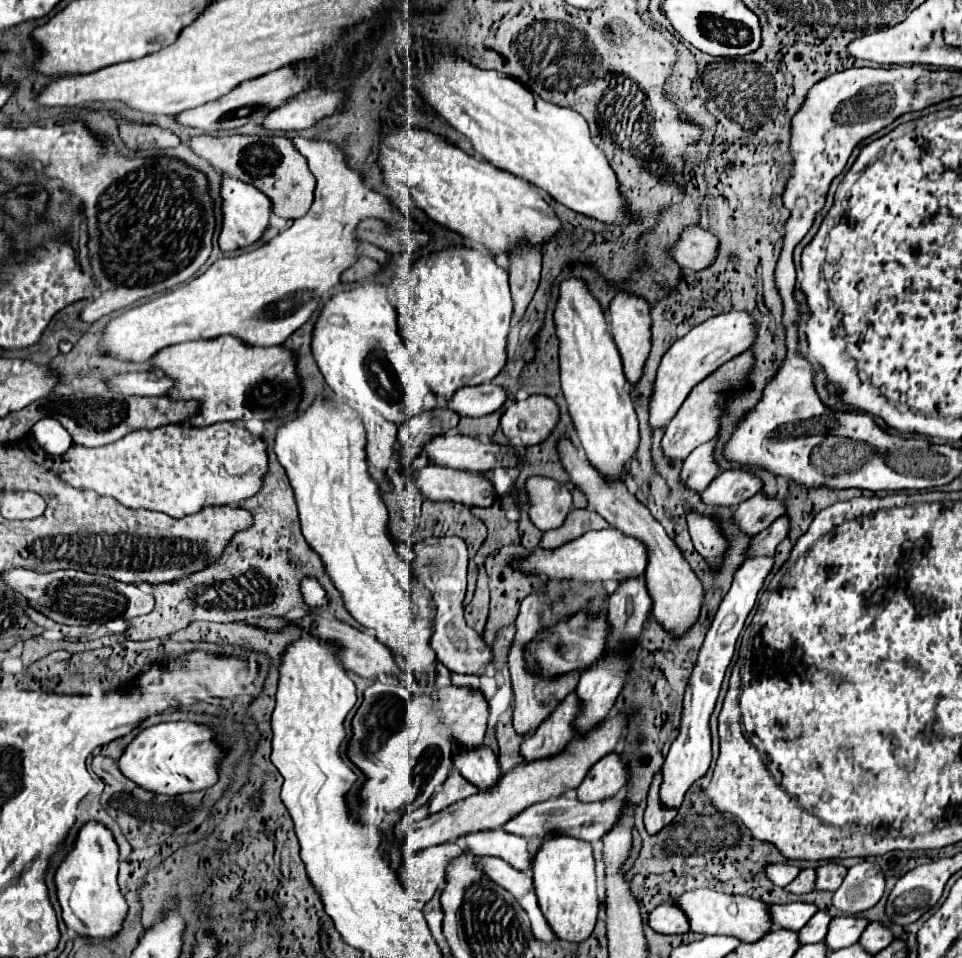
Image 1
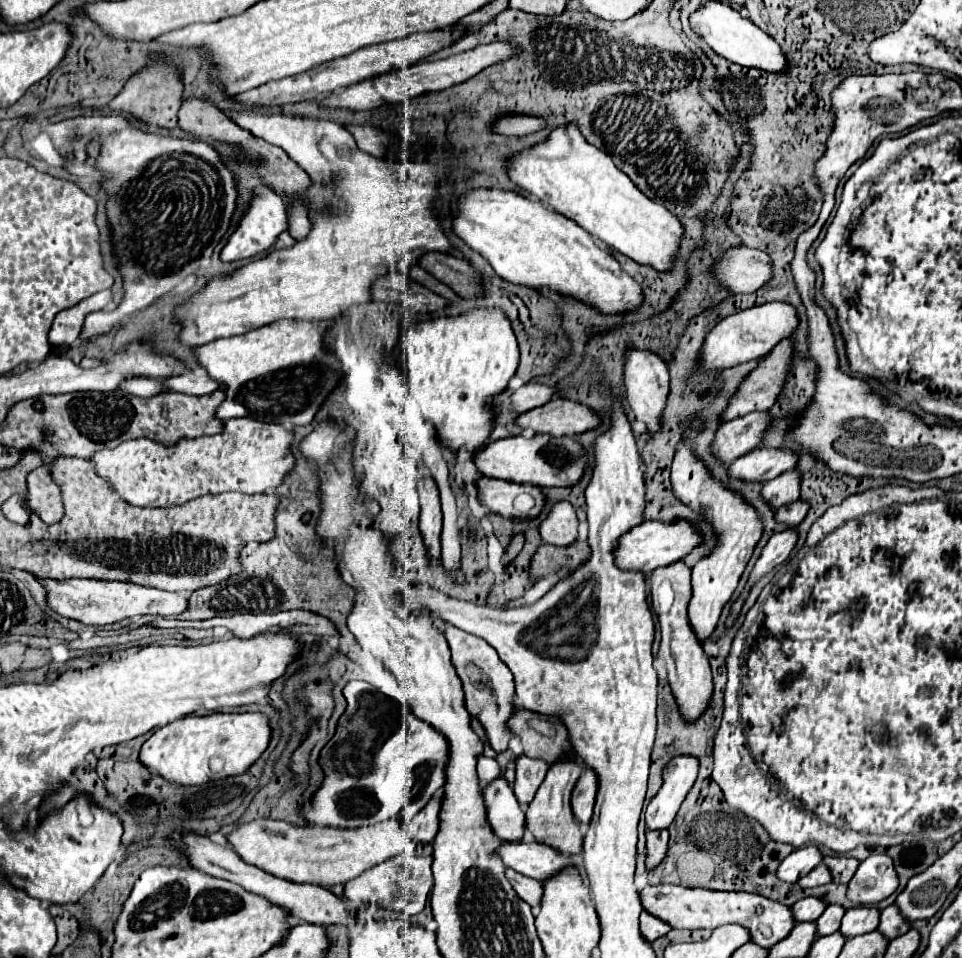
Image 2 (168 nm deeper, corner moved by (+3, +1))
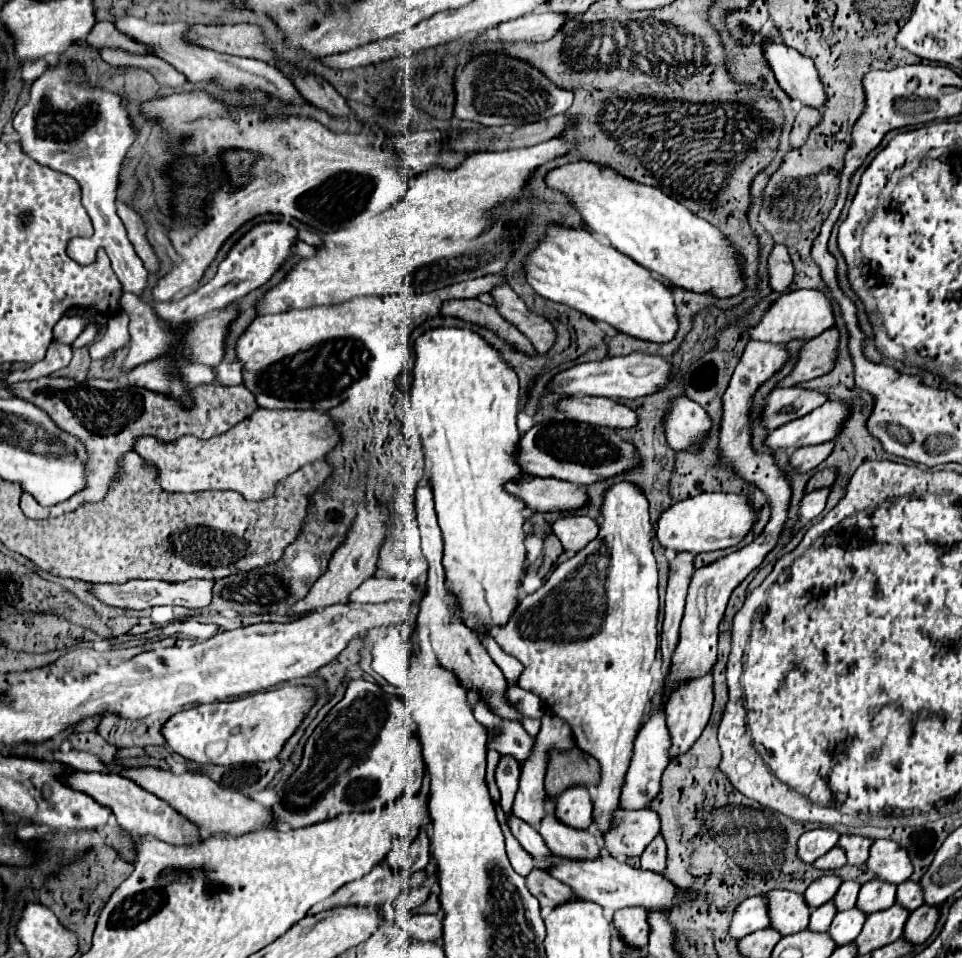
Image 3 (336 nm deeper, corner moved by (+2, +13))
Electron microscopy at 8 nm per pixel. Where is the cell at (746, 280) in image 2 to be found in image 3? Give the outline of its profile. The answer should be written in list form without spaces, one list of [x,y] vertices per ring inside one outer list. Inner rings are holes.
[[[774,244],[770,256],[768,256],[768,284],[776,292],[784,292],[792,282],[792,262],[782,244]]]

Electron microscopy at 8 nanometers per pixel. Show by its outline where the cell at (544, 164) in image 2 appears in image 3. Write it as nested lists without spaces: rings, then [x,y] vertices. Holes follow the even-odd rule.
[[[576,160],[554,168],[544,176],[544,182],[550,190],[568,198],[592,232],[606,236],[616,250],[676,286],[694,292],[712,292],[720,298],[742,290],[740,260],[732,244],[728,244],[718,228],[668,198],[660,188],[636,182],[612,166],[594,160]]]

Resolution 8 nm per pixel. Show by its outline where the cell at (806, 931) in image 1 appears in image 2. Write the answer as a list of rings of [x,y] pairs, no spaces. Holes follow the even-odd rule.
[[[829,904],[825,908],[825,912],[817,918],[817,930],[819,930],[819,936],[825,936],[825,934],[833,934],[839,930],[839,924],[841,924],[841,918],[845,914],[845,908],[839,906],[839,904]]]

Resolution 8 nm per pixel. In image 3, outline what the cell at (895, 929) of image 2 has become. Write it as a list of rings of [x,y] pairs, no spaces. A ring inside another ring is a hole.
[[[910,880],[898,884],[896,904],[900,904],[902,908],[906,908],[908,912],[912,912],[912,910],[916,910],[918,906],[922,906],[922,904],[924,904],[924,898],[922,898],[920,884],[918,884],[918,882],[910,882]]]

